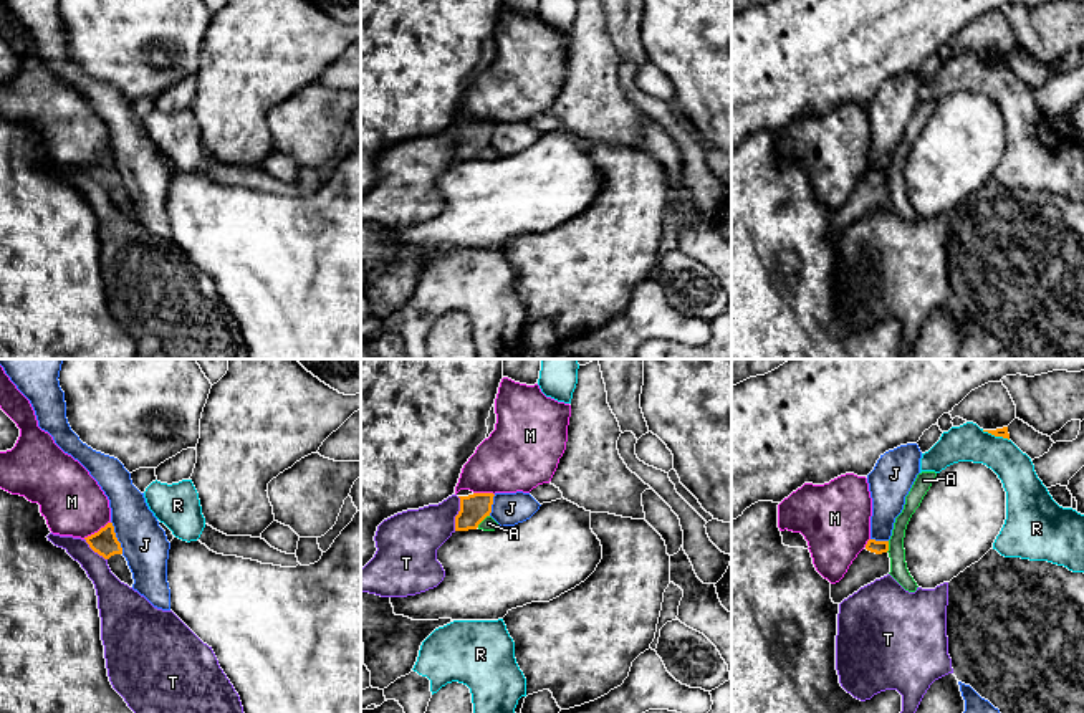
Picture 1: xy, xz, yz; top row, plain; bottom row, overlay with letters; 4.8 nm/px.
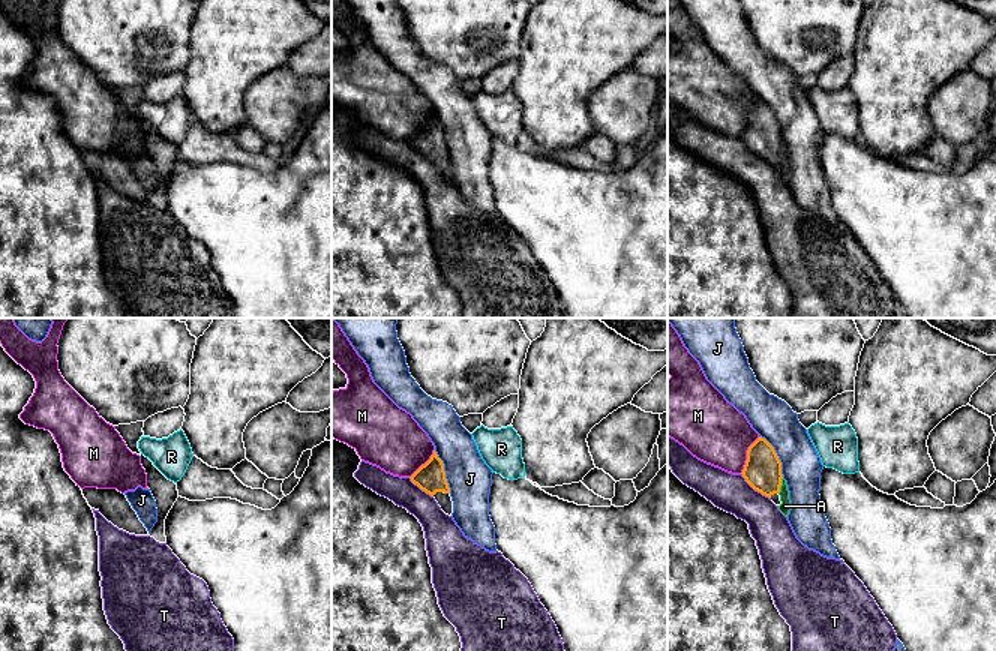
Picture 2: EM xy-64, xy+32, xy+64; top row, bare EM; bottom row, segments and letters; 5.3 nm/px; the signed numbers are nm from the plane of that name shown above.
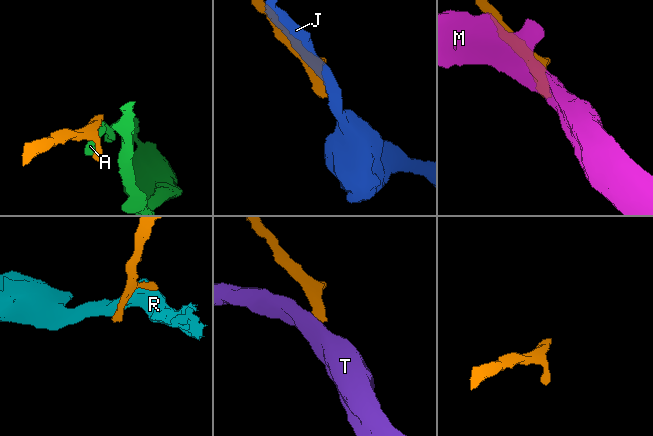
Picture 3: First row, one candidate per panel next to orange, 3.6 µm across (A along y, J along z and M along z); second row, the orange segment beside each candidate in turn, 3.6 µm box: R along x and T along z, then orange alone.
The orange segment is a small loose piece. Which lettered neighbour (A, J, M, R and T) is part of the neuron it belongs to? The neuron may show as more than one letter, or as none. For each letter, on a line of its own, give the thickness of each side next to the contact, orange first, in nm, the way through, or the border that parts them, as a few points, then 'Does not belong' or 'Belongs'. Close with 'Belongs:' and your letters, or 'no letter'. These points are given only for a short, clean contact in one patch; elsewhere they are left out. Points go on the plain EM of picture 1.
A: Thickness 140 nm (orange) against 70 nm. Does not belong
J: Thickness 120 nm (orange) against 220 nm. Does not belong
M: Thickness 120 nm (orange) against 300 nm. Does not belong
R: Thickness 50 nm (orange) against 180 nm. Boundary: yz (982, 60), (1008, 70). Does not belong
T: Thickness 140 nm (orange) against 260 nm. Boundary: xz (459, 126), (454, 159). Does not belong
Belongs: no letter

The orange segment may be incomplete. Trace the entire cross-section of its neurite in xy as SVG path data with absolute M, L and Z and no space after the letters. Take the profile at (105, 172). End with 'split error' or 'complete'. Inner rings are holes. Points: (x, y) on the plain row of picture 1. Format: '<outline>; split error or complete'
M108 152L98 162L84 167L89 177L108 190L111 202L124 213L132 217L134 208L122 185L121 172L116 167L113 152Z; split error

